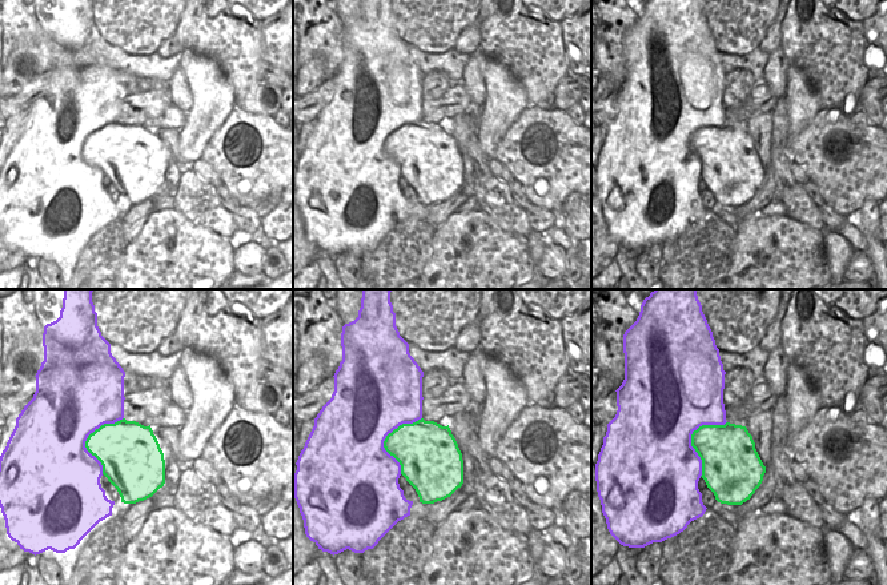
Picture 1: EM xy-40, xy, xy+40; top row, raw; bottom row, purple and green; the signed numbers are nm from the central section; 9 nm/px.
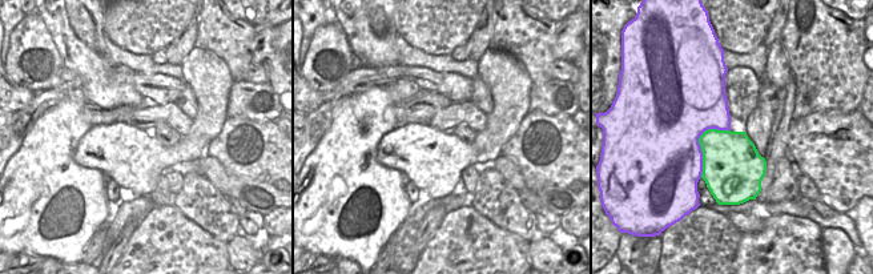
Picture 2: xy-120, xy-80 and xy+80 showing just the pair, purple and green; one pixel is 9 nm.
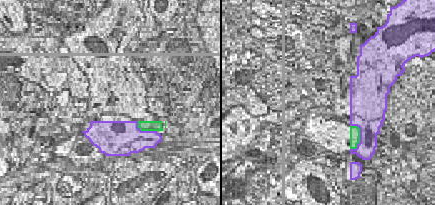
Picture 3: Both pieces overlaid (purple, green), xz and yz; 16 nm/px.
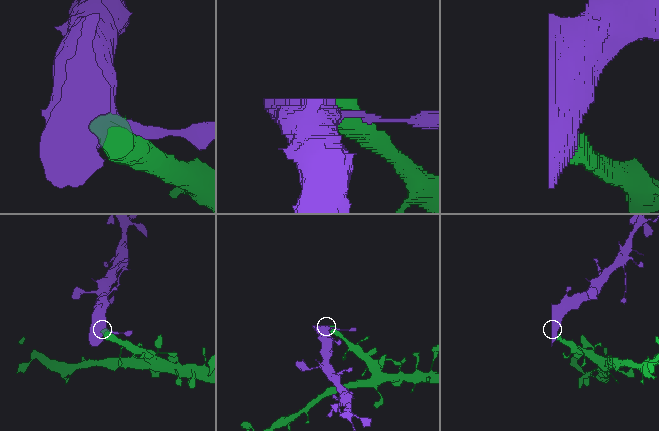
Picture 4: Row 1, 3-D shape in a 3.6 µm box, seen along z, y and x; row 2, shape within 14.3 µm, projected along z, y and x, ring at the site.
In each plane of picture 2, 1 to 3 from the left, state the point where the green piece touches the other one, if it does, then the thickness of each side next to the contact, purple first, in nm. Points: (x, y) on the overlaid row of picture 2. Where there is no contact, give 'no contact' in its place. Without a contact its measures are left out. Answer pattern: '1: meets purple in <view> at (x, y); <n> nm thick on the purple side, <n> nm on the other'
1: no contact
2: no contact
3: meets purple in xy+80 at (698, 142); 500 nm thick on the purple side, 380 nm on the other

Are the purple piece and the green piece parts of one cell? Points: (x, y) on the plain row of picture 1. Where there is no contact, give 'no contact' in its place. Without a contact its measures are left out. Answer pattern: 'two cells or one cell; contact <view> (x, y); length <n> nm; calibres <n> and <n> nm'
two cells; contact xy+40 (690, 139); length 550 nm; calibres 500 and 360 nm

